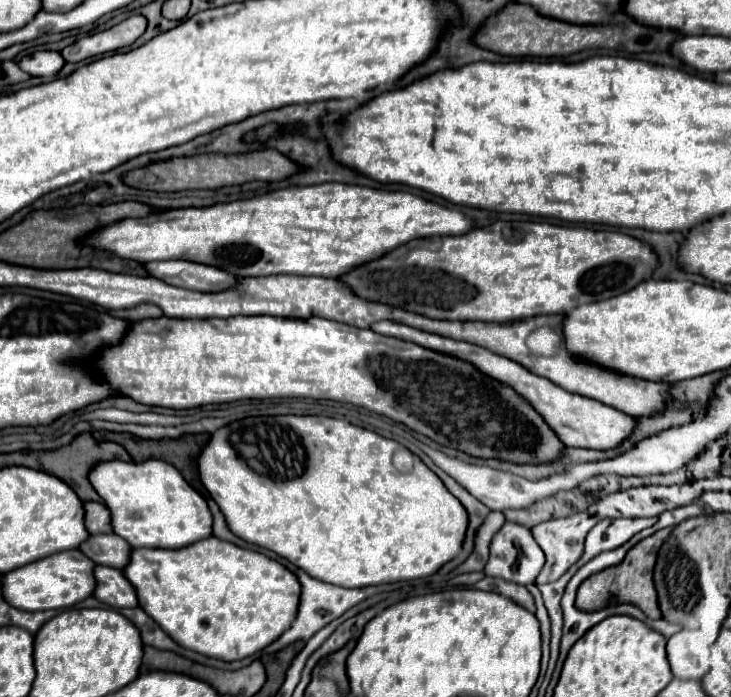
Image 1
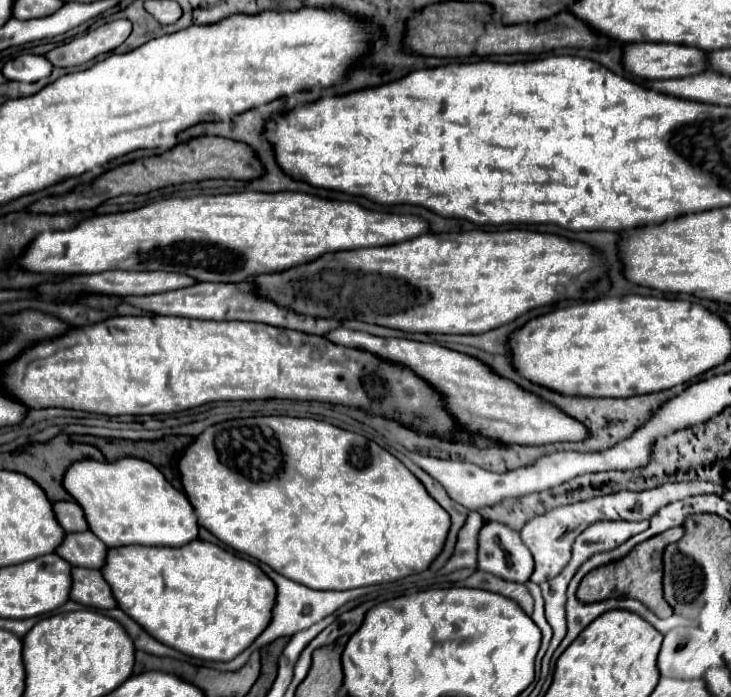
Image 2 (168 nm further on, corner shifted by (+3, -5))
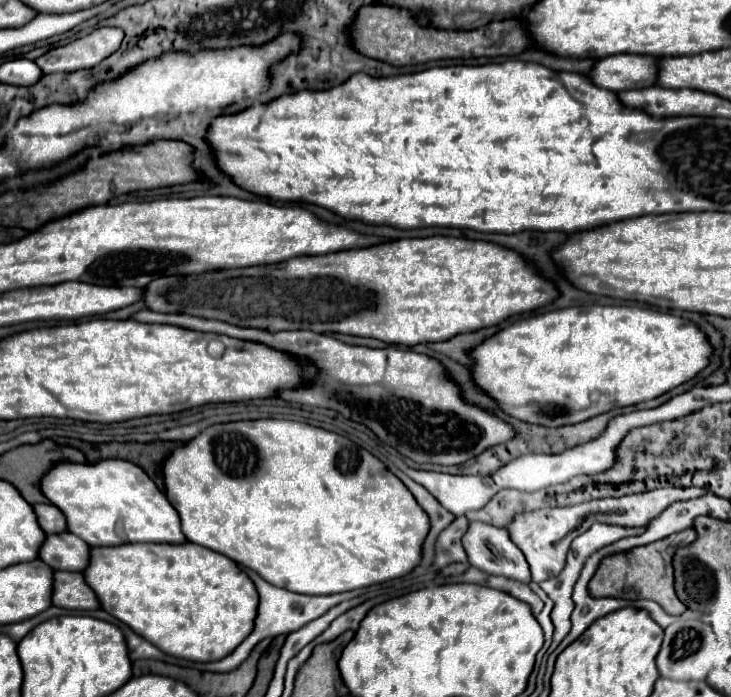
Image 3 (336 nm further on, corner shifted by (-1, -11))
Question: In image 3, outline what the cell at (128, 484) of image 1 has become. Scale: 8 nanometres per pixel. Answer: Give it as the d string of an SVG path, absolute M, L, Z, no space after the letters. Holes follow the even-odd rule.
M113 458L95 464L59 462L41 478L41 492L63 512L67 530L89 540L89 546L107 546L95 542L185 542L175 508L133 462Z

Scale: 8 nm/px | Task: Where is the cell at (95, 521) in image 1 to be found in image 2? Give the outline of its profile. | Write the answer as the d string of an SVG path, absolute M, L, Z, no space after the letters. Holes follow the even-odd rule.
M55 502L55 514L59 518L59 524L67 532L85 532L89 530L87 518L83 508L77 502Z

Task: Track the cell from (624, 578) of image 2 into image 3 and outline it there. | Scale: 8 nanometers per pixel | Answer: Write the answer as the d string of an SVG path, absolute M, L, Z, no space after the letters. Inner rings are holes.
M687 528L683 532L671 534L669 538L663 538L659 542L651 542L645 546L631 548L627 552L611 554L601 560L595 576L589 582L591 596L615 596L615 598L627 598L627 600L639 600L649 598L655 600L665 612L669 614L681 614L685 612L683 602L677 598L673 588L673 554L679 546L687 546L697 538L697 532L693 528Z

